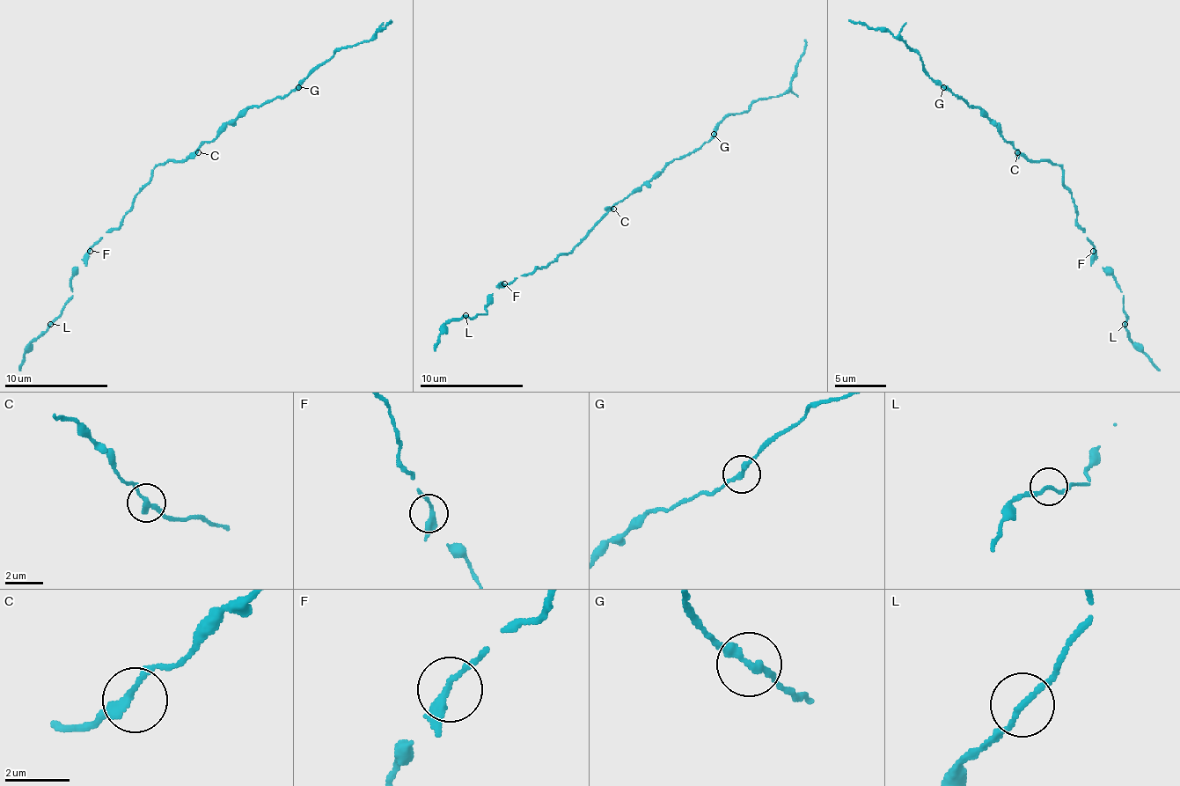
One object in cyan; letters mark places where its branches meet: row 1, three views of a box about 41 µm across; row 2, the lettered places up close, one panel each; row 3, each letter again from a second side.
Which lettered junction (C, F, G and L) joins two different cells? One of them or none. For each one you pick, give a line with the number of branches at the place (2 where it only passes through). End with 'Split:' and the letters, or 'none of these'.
Split: none of these

